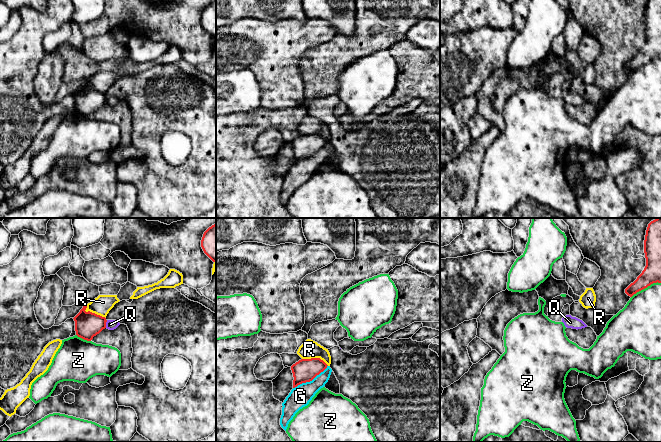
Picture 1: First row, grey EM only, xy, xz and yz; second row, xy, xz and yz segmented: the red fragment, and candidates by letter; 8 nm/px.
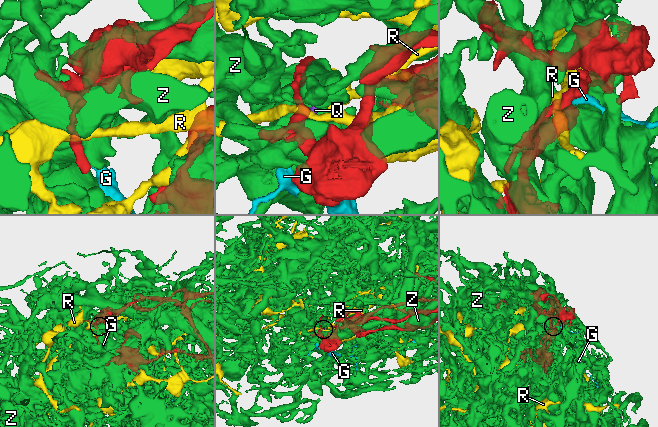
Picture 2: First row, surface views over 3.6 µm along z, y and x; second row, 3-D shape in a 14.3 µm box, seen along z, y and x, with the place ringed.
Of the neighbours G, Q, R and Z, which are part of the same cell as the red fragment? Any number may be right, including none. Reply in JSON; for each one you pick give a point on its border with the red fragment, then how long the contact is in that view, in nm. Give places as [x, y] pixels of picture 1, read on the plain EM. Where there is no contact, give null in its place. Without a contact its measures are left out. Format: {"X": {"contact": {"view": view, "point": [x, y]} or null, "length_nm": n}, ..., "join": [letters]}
{"join": []}

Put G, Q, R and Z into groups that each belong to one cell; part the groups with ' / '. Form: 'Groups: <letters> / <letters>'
Groups: G Q / R / Z

